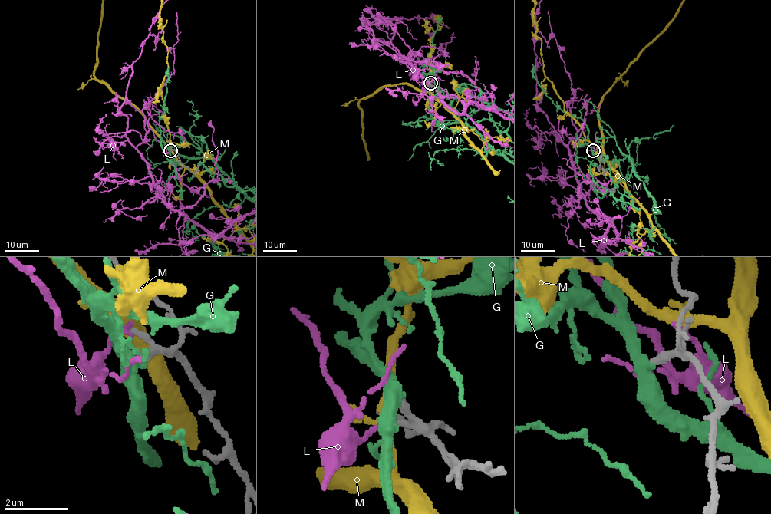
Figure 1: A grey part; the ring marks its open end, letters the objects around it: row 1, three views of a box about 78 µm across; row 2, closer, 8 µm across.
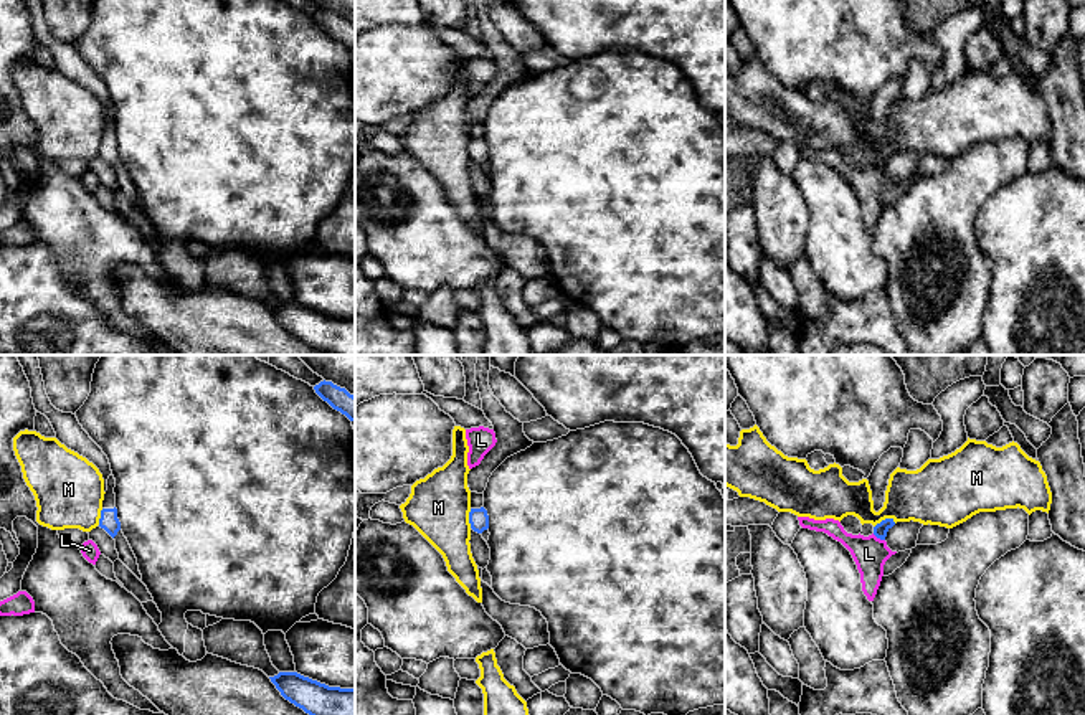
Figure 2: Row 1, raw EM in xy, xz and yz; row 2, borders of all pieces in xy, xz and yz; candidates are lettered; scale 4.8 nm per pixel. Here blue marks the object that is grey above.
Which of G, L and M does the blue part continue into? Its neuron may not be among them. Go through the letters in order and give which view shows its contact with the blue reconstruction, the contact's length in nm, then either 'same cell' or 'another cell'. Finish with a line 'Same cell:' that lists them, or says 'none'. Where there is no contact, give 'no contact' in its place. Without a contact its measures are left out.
G: no contact | another cell
L: yz | 70 nm | another cell
M: yz | 110 nm | another cell
Same cell: none

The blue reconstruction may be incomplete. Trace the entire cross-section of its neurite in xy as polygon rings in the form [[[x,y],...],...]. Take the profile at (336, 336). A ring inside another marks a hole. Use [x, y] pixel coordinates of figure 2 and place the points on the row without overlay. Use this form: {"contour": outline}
{"contour": [[[297,302],[269,307],[281,325],[317,350],[355,355],[355,317],[329,317]]]}

